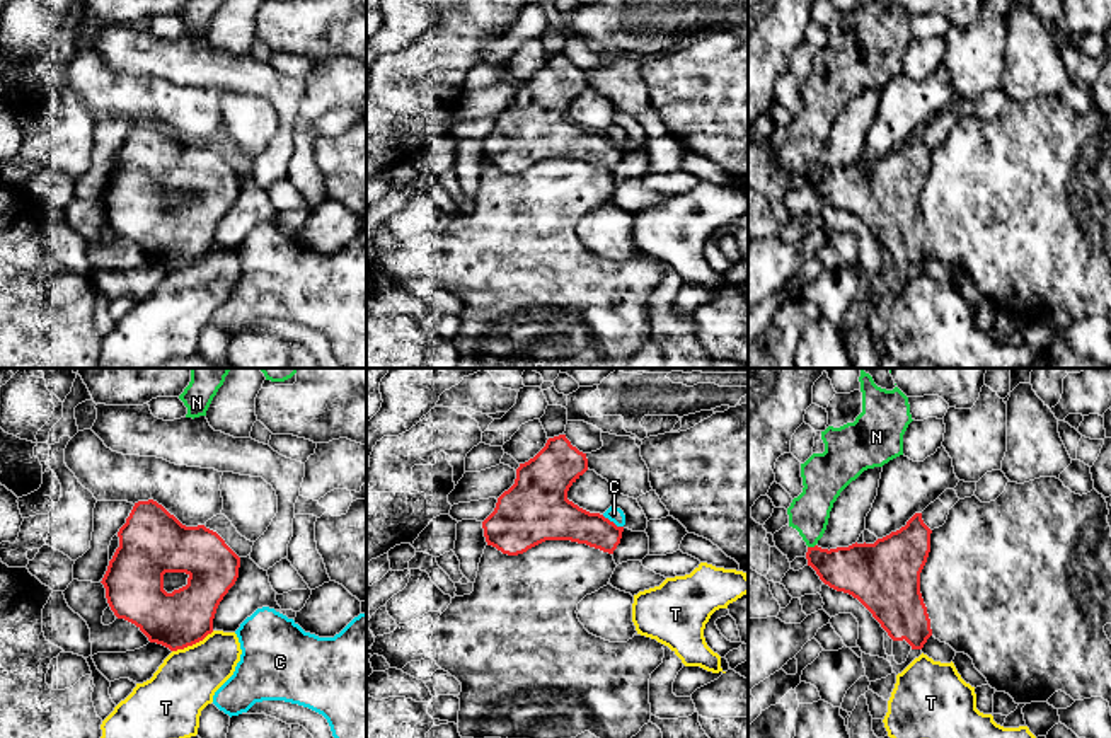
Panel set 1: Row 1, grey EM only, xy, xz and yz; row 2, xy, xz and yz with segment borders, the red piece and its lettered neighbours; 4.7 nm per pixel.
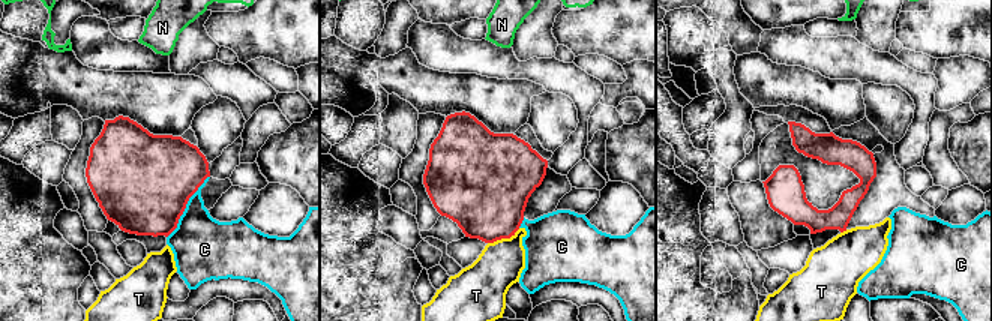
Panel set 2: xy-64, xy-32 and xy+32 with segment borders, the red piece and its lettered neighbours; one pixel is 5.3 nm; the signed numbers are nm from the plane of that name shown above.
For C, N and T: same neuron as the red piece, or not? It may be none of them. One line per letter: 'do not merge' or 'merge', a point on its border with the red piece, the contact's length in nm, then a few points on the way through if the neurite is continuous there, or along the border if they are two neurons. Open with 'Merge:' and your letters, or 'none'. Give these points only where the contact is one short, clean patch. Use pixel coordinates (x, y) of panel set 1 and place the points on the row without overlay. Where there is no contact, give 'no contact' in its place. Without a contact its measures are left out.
Merge: N
C: do not merge; contact xz (612, 140); length 120 nm; border xz (602, 133), (622, 145)
N: merge; contact yz (811, 166); length 40 nm; way yz (859, 188), (830, 184), (811, 166), (808, 132)
T: do not merge; contact xy (193, 261); length 220 nm; border xy (213, 249), (172, 270)

